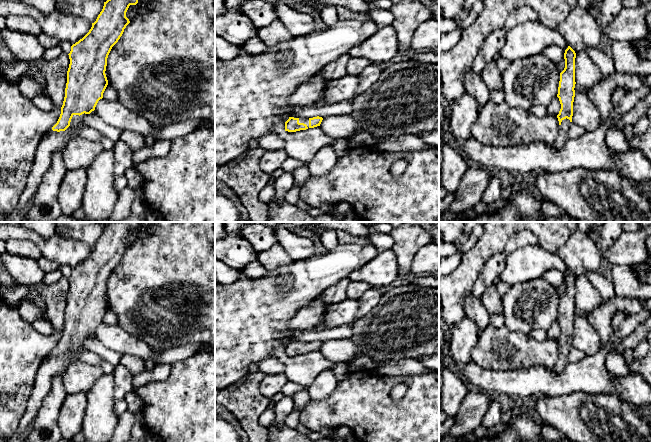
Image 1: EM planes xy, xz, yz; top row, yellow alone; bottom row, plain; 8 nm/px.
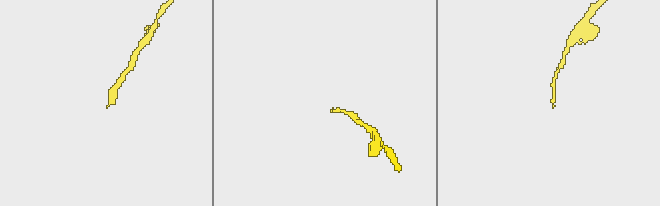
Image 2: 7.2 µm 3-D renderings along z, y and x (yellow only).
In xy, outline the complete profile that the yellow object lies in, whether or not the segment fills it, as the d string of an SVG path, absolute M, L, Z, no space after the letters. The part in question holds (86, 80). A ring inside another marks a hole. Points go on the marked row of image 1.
M107 0L104 2L103 9L96 21L92 23L89 32L71 46L71 51L68 54L70 64L67 71L65 97L60 117L52 127L52 130L56 133L49 134L40 141L35 154L33 168L27 179L27 185L17 206L7 216L5 222L23 222L32 207L37 188L51 165L53 154L56 151L62 152L69 141L78 138L76 132L85 127L83 120L85 115L94 111L98 101L103 98L103 93L108 85L105 74L108 55L122 36L126 26L130 23L126 17L129 6L137 3L138 0Z

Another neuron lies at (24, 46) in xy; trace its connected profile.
M6 27L0 30L0 36L17 60L42 59L45 49L40 45L37 36Z

